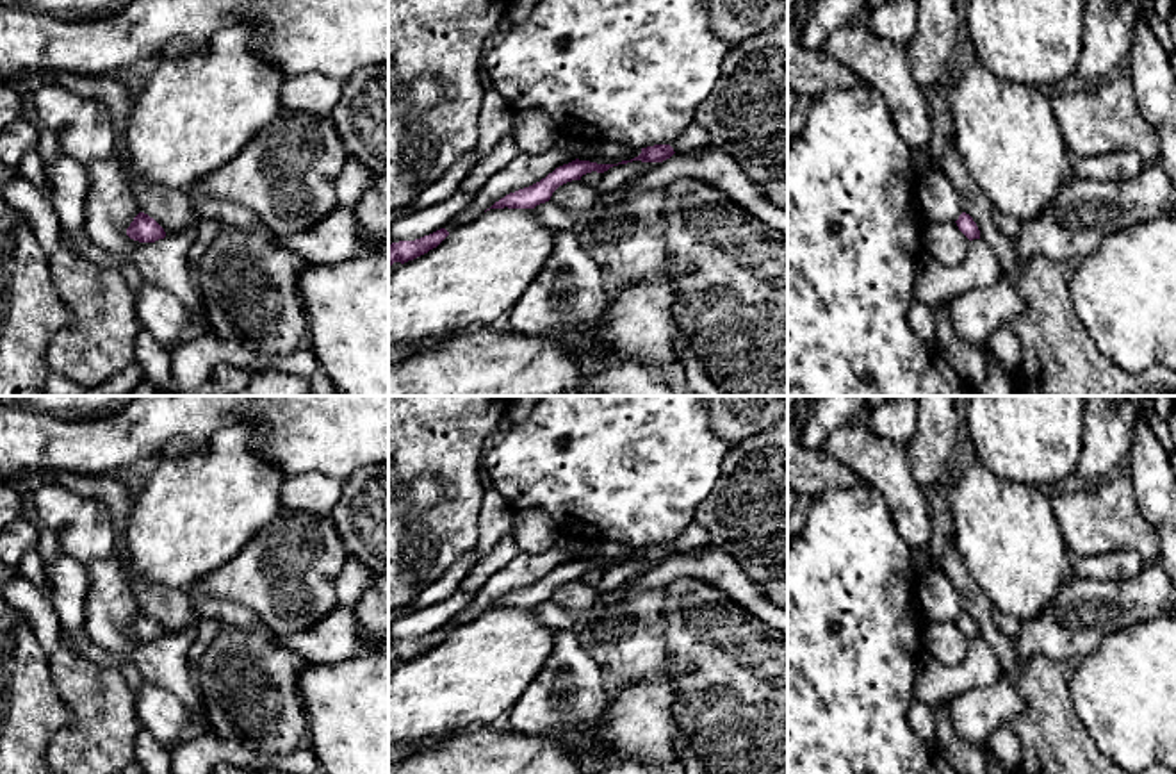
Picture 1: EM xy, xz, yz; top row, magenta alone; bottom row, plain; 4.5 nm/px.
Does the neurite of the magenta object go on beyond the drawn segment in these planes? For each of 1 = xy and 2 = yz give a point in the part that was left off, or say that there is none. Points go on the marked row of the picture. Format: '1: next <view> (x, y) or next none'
1: next none
2: next none

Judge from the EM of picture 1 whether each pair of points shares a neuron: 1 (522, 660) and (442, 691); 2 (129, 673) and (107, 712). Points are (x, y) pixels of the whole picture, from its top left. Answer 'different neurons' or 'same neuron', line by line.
1: same neuron
2: different neurons

